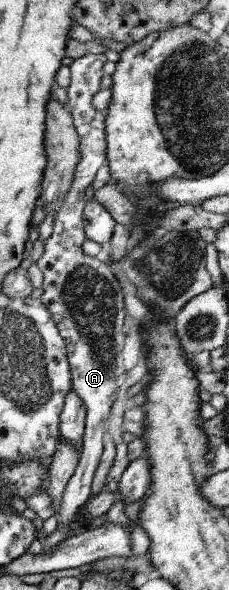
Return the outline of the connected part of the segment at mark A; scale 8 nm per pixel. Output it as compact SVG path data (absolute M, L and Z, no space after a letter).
M85 54L73 59L68 66L70 81L66 88L67 108L69 108L78 136L79 162L75 165L71 188L61 208L55 214L51 234L43 245L43 253L35 262L42 274L40 288L43 292L38 299L43 306L46 306L59 336L63 339L70 370L71 390L79 396L85 408L84 431L78 463L63 489L59 512L54 515L56 528L47 535L47 538L41 540L43 554L53 550L61 540L65 540L70 535L67 526L75 518L75 510L81 508L89 498L91 478L97 468L106 439L106 419L119 383L126 372L122 348L125 338L124 295L127 291L119 287L107 264L84 254L81 250L81 244L86 240L82 227L82 210L90 192L90 184L95 178L95 172L103 164L106 154L105 126L103 126L106 110L95 110L91 104L91 98L101 84L105 61L105 56Z

